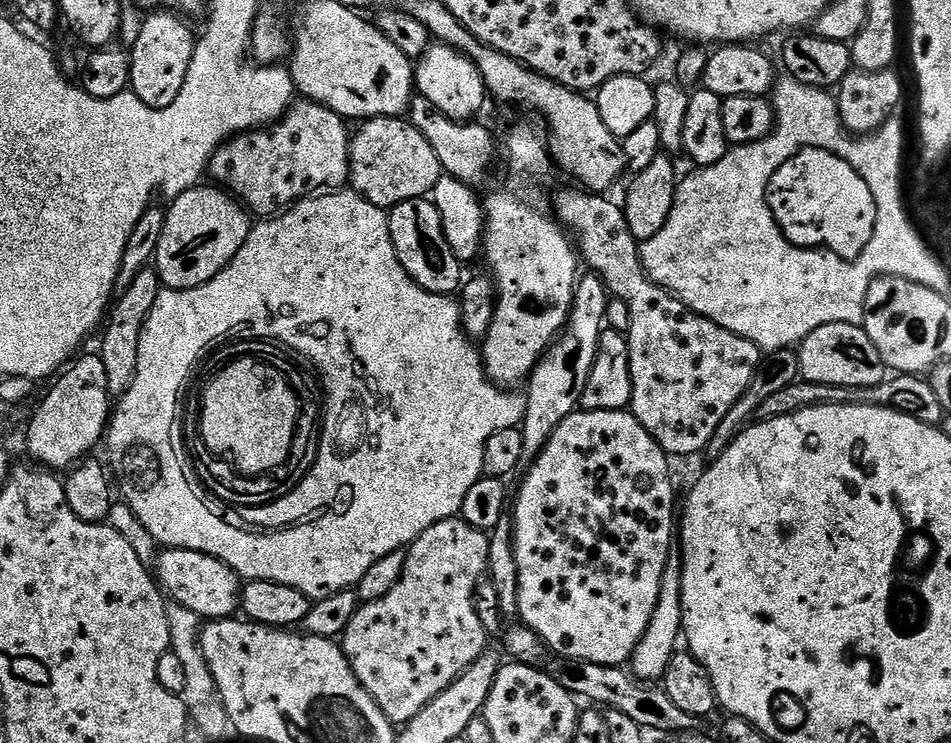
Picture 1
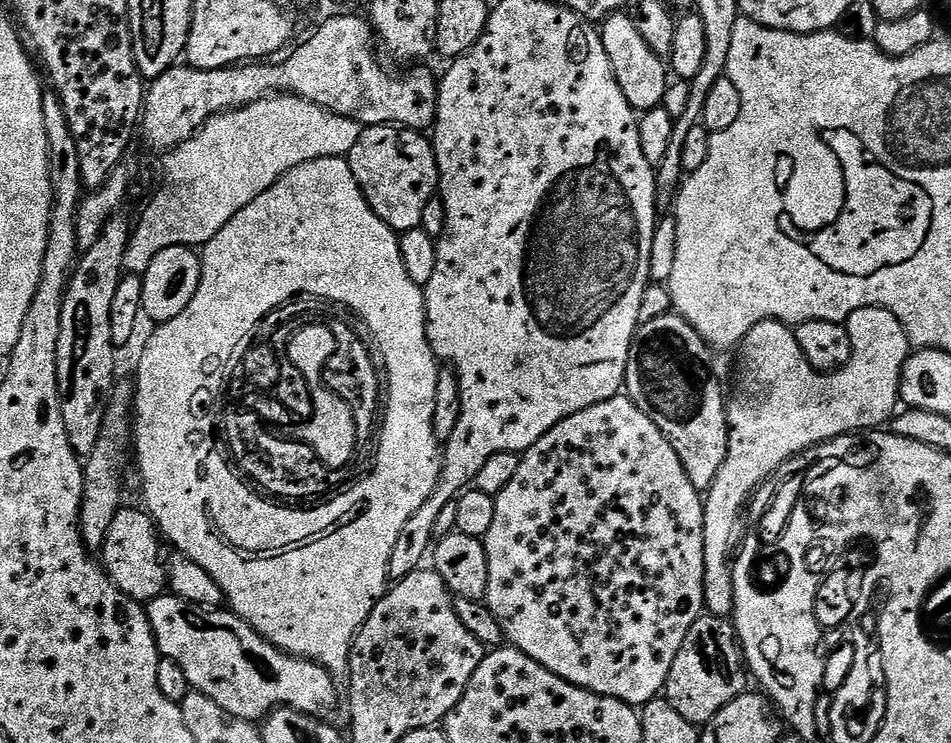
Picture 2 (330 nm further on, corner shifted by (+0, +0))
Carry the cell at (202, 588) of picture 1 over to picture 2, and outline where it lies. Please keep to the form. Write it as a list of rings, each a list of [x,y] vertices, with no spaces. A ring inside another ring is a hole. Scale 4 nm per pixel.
[[[122,506],[118,514],[114,514],[114,523],[110,525],[102,549],[102,567],[111,578],[112,584],[122,590],[122,594],[126,594],[131,600],[147,602],[156,596],[165,595],[168,588],[168,564],[164,560],[163,550],[160,549],[162,537],[155,520],[143,507],[128,507]]]

